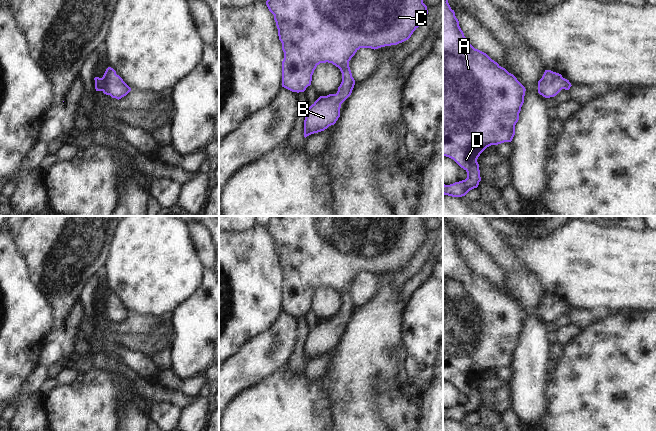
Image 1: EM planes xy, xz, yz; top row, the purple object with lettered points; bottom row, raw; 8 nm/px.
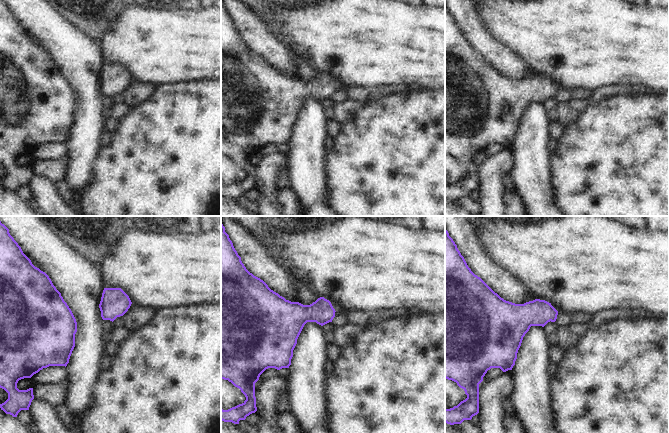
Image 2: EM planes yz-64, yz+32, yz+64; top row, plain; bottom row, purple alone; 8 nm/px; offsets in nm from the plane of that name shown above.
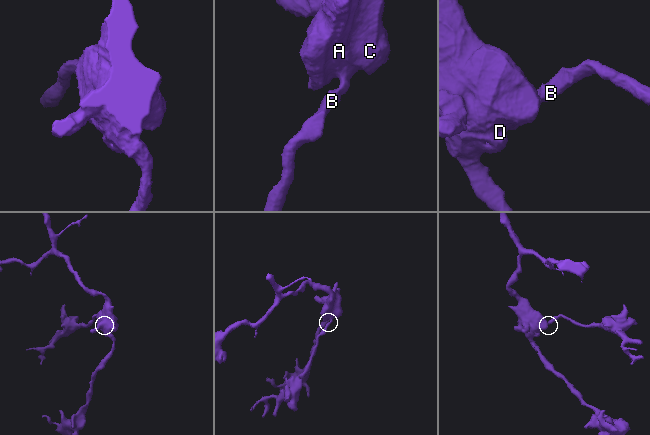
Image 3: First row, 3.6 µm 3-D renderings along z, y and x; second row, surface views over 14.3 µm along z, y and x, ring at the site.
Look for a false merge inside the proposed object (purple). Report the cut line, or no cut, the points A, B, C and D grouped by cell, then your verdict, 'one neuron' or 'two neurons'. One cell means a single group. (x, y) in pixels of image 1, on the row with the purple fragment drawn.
no cut; A B C D; one neuron

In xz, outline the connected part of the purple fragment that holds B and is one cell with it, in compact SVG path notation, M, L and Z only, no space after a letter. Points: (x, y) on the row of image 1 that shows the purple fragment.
M267 0L282 43L282 87L304 92L320 63L332 63L342 73L336 94L320 96L304 120L304 137L324 131L340 117L341 104L351 95L355 80L349 61L360 48L378 49L408 40L428 14L423 0Z

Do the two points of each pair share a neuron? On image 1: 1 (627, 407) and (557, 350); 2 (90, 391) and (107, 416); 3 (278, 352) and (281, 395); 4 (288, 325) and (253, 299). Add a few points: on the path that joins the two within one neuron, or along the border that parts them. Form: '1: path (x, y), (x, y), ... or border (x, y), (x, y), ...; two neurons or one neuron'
1: border (564, 347), (563, 354), (557, 360); two neurons
2: path (92, 397), (92, 401), (101, 410); one neuron
3: border (285, 364), (278, 371), (273, 372), (258, 382); two neurons
4: border (282, 311), (269, 327), (260, 332); two neurons

